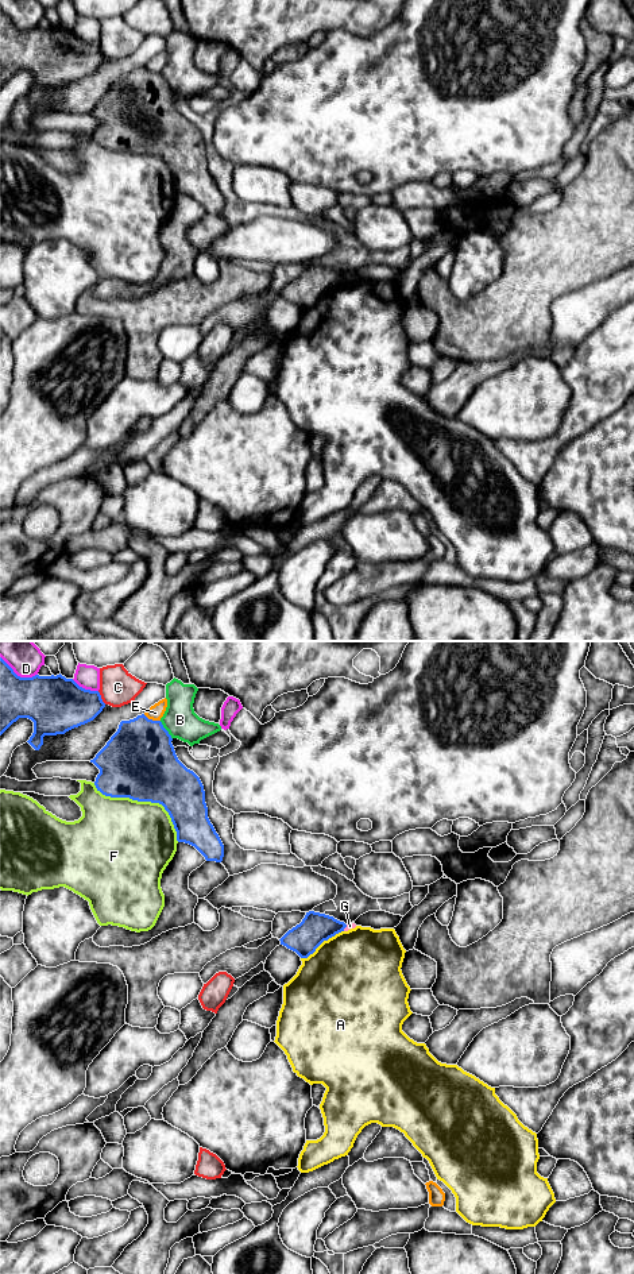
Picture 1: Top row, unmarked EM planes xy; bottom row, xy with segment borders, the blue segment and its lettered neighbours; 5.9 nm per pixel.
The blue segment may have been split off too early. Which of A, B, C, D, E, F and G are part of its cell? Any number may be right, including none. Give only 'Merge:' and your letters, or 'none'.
Merge: none

